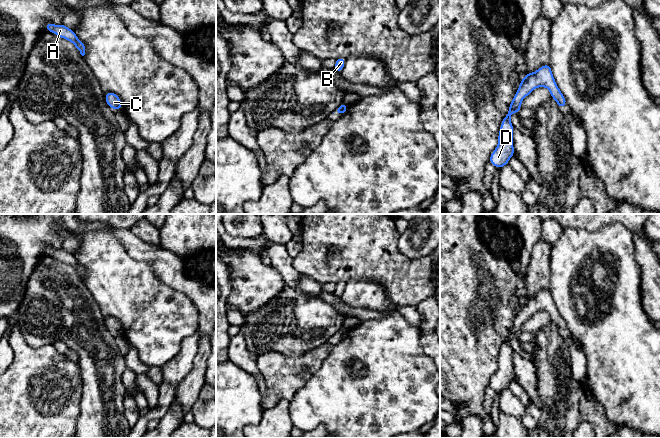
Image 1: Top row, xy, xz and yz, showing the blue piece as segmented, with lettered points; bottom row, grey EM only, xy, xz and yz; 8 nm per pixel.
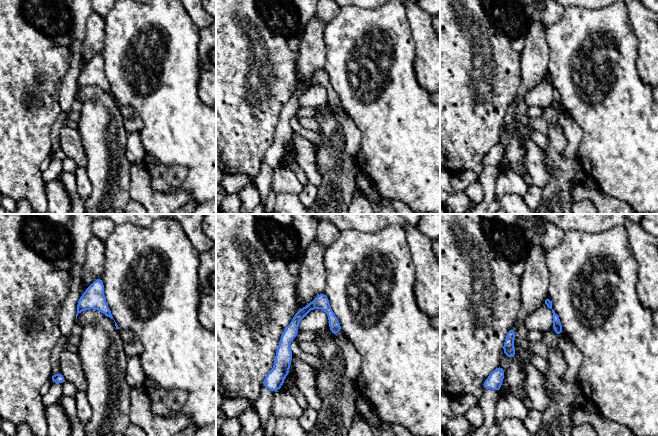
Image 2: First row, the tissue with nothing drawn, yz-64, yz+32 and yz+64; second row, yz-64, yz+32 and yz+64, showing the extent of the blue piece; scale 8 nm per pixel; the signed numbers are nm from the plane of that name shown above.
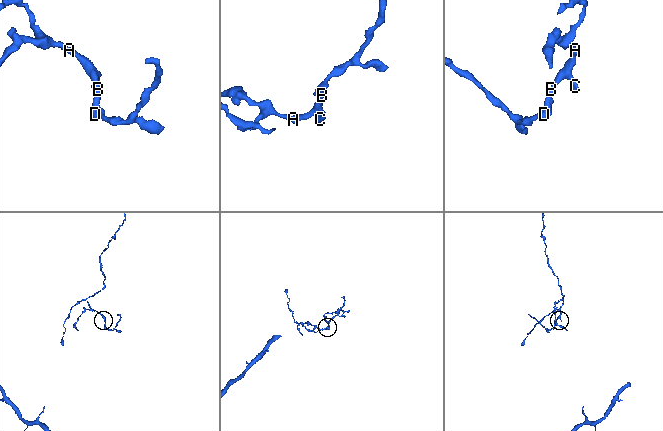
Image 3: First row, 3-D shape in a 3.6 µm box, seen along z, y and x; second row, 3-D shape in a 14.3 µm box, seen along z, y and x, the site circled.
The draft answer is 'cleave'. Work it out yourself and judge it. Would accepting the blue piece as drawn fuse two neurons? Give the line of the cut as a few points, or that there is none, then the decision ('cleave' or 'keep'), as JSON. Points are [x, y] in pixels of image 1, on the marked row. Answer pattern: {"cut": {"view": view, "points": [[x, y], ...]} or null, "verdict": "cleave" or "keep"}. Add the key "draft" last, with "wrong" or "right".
{"cut": null, "verdict": "keep", "draft": "wrong"}

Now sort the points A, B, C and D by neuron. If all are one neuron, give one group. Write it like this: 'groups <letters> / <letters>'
groups A B C D

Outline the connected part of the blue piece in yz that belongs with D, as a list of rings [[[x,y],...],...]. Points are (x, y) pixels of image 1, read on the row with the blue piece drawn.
[[[549,64],[543,65],[535,72],[525,74],[509,105],[508,112],[500,125],[498,145],[489,158],[489,162],[492,163],[496,169],[508,165],[510,158],[515,155],[513,146],[514,127],[511,123],[511,113],[518,114],[522,108],[522,100],[538,87],[548,88],[551,97],[557,102],[560,109],[567,105],[564,95],[556,84]]]

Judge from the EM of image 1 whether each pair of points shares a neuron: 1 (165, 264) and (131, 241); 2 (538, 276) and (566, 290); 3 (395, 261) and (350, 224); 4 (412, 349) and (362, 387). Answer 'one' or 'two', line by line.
1: one
2: two
3: one
4: one

